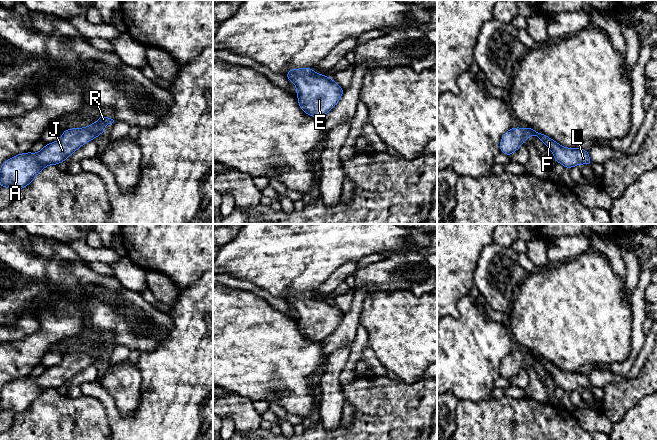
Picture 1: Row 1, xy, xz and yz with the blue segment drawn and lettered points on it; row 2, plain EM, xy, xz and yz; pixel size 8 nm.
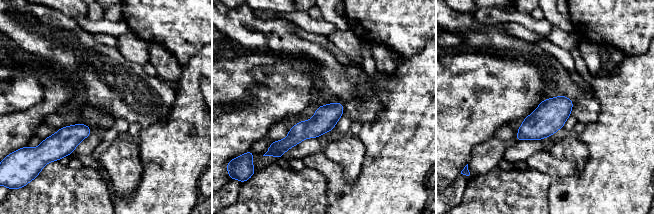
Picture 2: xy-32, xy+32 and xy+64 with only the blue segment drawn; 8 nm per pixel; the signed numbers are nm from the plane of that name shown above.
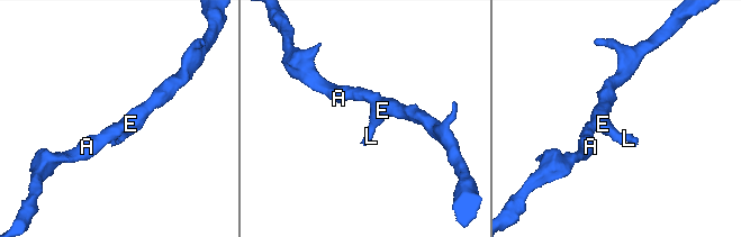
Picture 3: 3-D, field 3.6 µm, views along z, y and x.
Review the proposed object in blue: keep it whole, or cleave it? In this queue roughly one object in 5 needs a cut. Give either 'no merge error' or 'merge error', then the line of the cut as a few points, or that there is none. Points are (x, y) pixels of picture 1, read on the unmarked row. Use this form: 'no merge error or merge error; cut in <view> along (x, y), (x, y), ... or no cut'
no merge error; no cut

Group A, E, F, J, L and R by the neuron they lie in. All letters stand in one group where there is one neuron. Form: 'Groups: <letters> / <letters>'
Groups: A E F J L R

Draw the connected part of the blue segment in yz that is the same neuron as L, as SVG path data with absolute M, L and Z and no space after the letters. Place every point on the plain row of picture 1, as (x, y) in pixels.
M528 351L511 352L502 361L500 375L508 380L513 378L531 359L537 360L552 376L557 387L565 392L572 392L578 388L592 389L588 374L579 372L564 372L545 358Z

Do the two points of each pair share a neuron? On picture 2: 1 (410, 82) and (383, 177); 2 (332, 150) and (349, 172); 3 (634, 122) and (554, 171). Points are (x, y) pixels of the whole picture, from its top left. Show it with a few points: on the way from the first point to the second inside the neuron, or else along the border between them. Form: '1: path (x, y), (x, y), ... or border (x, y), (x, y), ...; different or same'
1: path (410, 106), (410, 135), (405, 140), (400, 153); same
2: path (337, 155), (349, 167); same
3: path (617, 143), (580, 180), (575, 180); same

